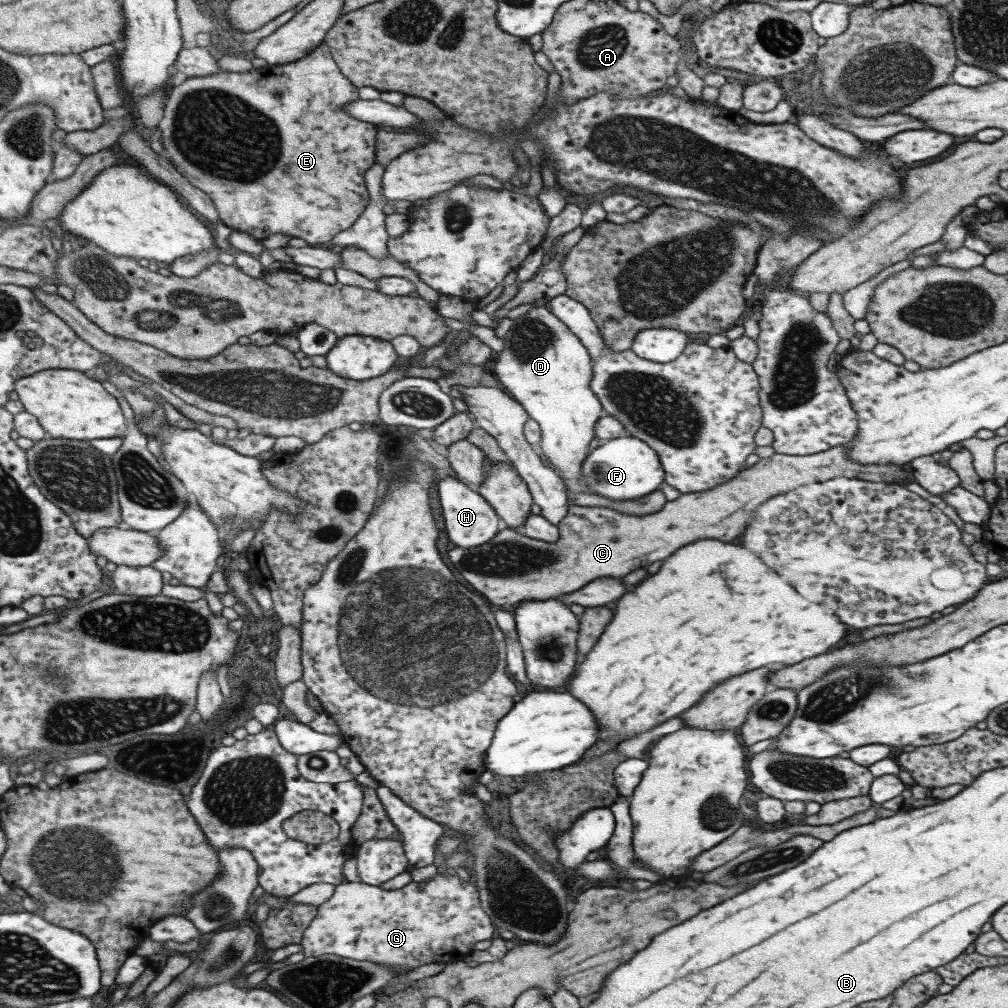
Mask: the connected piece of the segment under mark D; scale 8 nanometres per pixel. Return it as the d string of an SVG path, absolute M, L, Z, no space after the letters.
M546 301L532 306L526 314L514 320L514 325L503 338L504 349L494 364L494 374L502 383L503 390L521 404L529 418L540 428L539 448L546 455L562 480L580 480L580 468L590 455L590 443L594 440L595 425L604 414L602 403L591 390L593 380L593 363L582 341L548 309Z

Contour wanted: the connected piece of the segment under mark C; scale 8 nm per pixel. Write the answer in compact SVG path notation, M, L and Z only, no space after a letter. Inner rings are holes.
M842 445L807 456L775 453L770 458L758 459L758 463L750 468L742 468L730 481L718 484L708 491L681 494L676 500L666 501L662 510L654 512L655 514L626 515L604 506L574 504L569 506L567 516L557 525L560 538L556 543L531 539L520 532L505 530L498 532L482 546L456 546L448 552L448 560L464 576L466 582L470 582L490 600L492 606L506 608L508 604L518 605L529 599L561 598L602 576L621 578L638 568L646 568L650 562L666 560L678 548L694 540L724 538L726 534L726 542L730 542L746 530L750 516L754 515L762 502L772 496L793 491L794 488L834 480L840 476L870 482L882 480L905 486L916 481L913 472L904 470L902 465L858 464L849 459L849 450L846 451ZM636 552L646 552L650 560L636 560Z

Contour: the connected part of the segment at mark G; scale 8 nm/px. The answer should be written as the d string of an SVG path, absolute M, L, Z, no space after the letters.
M447 871L422 882L409 880L409 884L400 889L380 889L379 886L345 880L335 888L328 901L317 907L317 915L303 933L301 945L306 957L332 954L390 965L398 967L398 970L400 967L412 970L431 962L449 963L465 959L475 950L477 942L490 940L496 935L497 929L480 904L477 887L471 881L464 882L455 873Z

